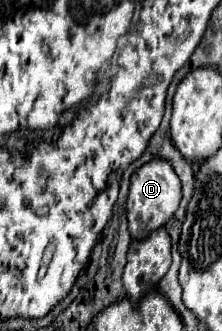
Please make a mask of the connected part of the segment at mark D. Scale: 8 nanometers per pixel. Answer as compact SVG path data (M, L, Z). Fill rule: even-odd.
M154 158L148 164L140 166L130 178L130 194L128 194L128 202L126 202L126 214L128 214L132 238L140 240L148 232L164 226L174 216L174 212L178 210L180 198L182 198L180 180L178 180L176 172L172 172L172 166L168 164L168 160ZM140 222L146 224L142 230L140 230Z

